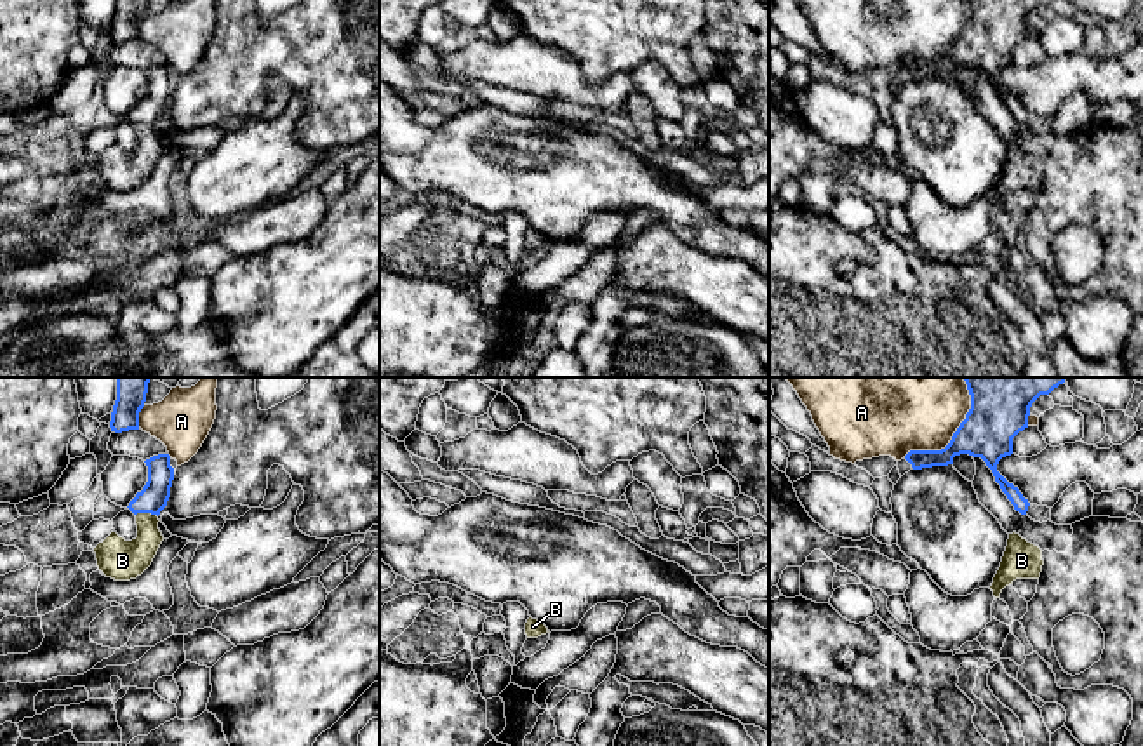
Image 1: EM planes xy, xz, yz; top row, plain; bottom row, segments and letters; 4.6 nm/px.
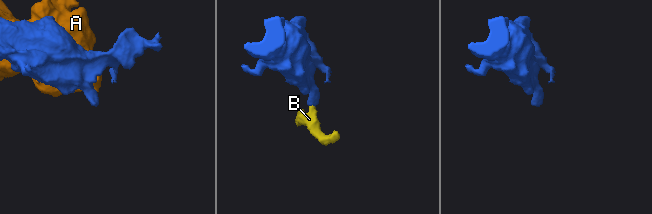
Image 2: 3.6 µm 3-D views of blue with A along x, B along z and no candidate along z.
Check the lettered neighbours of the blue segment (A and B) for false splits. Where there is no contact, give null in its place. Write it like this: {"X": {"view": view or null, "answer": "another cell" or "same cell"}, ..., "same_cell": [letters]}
{"A": {"view": "yz", "answer": "another cell"}, "B": {"view": "xy", "answer": "same cell"}, "same_cell": ["B"]}

